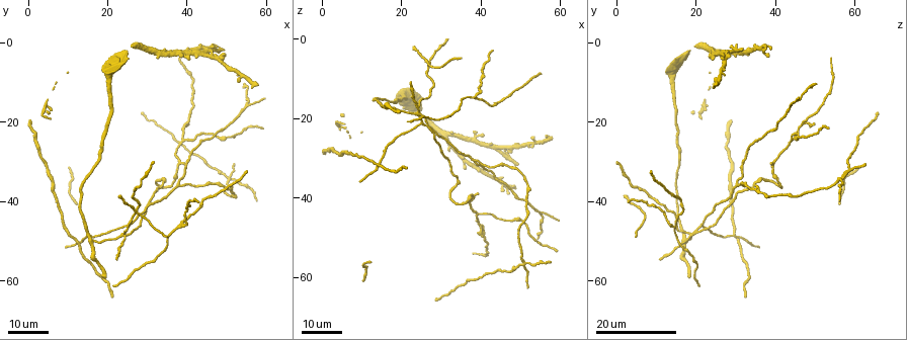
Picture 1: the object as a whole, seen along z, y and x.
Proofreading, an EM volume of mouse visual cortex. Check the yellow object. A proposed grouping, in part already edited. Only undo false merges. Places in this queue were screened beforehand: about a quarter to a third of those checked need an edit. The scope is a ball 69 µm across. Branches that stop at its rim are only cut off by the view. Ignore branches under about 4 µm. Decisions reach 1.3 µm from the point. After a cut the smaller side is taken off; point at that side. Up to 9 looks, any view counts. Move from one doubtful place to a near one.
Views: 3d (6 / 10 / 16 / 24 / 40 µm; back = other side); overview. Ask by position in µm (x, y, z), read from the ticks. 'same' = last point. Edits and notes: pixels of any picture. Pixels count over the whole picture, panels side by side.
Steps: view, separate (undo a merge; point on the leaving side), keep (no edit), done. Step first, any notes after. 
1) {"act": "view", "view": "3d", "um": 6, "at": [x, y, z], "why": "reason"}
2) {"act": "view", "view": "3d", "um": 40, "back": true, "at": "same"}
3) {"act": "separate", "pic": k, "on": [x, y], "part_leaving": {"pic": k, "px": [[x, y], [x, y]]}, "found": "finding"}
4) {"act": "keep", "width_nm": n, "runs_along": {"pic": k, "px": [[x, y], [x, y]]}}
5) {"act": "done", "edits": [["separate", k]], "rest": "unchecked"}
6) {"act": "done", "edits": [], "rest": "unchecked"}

{"act": "view", "view": "3d", "um": 24, "at": [14.0, 49.5, 32.5], "why": "side arm on a straight run"}

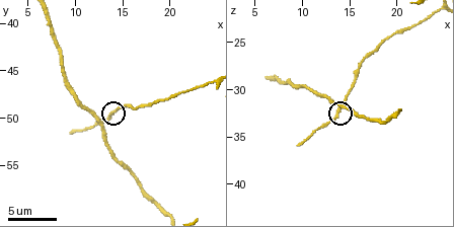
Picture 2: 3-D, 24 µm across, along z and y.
{"act": "view", "view": "3d", "um": 10, "at": [13.8, 49.4, 32.2]}

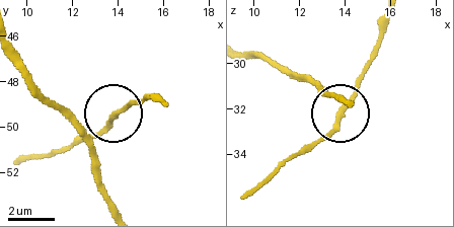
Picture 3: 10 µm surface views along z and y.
{"act": "keep", "arms": 3, "runs_along": {"pic": 3, "px": [[390, 18], [359, 88], [310, 150]]}, "found": "all the same neuron"}

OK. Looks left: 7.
{"act": "view", "view": "3d", "um": 24, "at": [38.5, 46.0, 14.5], "why": "three arms meet"}

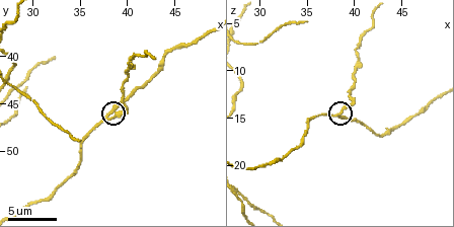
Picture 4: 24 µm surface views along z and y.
{"act": "view", "view": "3d", "um": 6, "at": "same"}

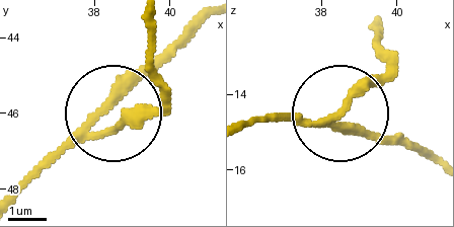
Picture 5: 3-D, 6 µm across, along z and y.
{"act": "view", "view": "3d", "um": 6, "back": true, "at": "same"}

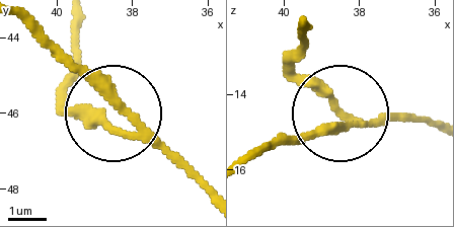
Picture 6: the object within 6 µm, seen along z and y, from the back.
{"act": "separate", "pic": 6, "on": [331, 94], "width_nm": 210, "part_leaving": {"pic": 6, "px": [[365, 122], [294, 73], [300, 24]]}, "found": "a second neuron is stuck on"}

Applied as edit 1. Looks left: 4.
{"act": "view", "view": "3d", "um": 24, "at": [39.5, 24.5, 44.0], "why": "a fork"}

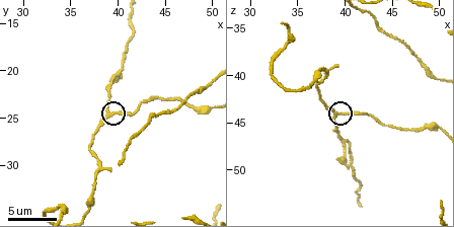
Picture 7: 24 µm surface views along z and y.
{"act": "view", "view": "3d", "um": 10, "at": [39.0, 24.6, 44.0]}

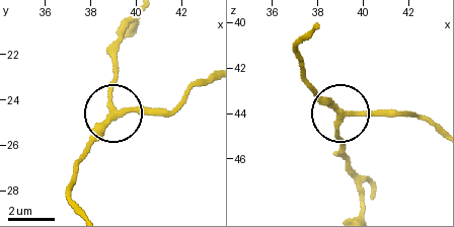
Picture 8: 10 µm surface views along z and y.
{"act": "keep", "runs_along": {"pic": 8, "px": [[71, 206], [68, 188], [77, 159], [108, 119], [170, 112]]}, "found": "all the same neuron"}

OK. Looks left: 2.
{"act": "done", "edits": [["separate", 6]], "rest": "unchecked"}

